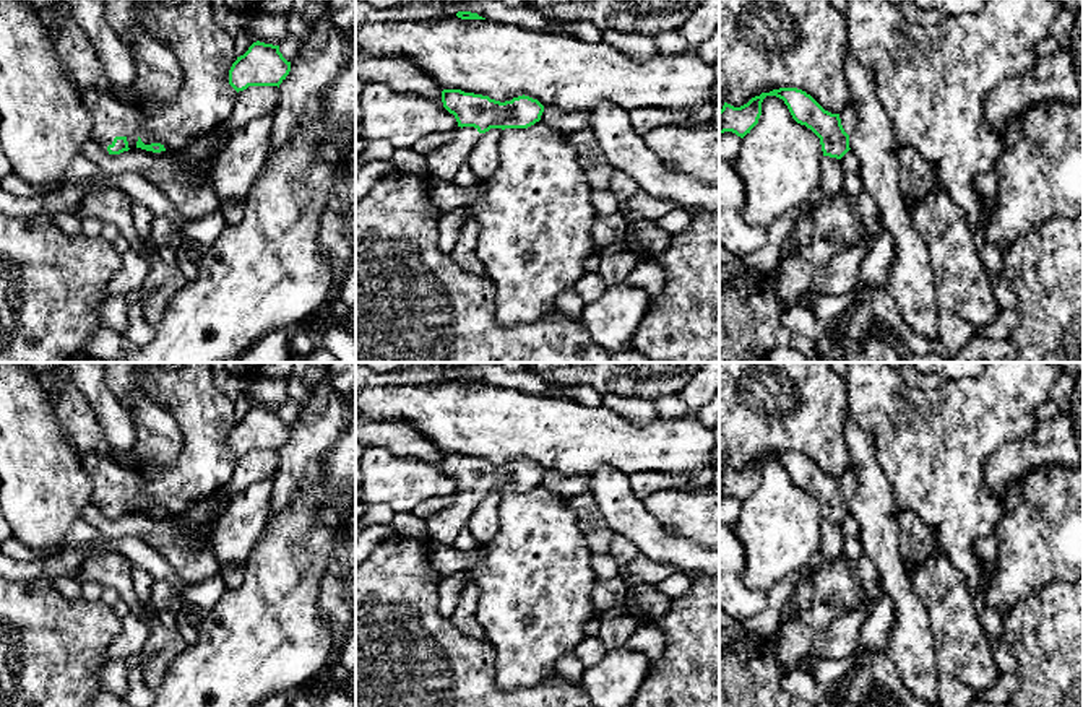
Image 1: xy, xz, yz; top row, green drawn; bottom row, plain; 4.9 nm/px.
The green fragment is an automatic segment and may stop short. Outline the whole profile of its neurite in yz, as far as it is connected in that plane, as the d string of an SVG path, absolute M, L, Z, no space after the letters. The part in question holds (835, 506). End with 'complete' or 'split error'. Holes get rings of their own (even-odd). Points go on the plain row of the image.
M779 452L762 457L740 471L724 466L719 475L719 497L732 496L740 502L750 497L758 488L762 466L766 460L783 463L792 483L810 492L820 502L823 520L841 523L851 514L849 499L857 489L856 468L849 468L841 478L831 478L810 458L797 452Z; split error

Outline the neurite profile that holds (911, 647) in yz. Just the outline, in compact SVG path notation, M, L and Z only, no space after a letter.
M848 414L846 440L857 489L849 499L849 512L859 522L864 554L875 564L880 590L895 606L895 626L890 632L888 655L903 684L919 699L935 704L938 671L934 635L926 608L909 580L898 551L898 509L885 473L875 458L874 436L861 429Z

